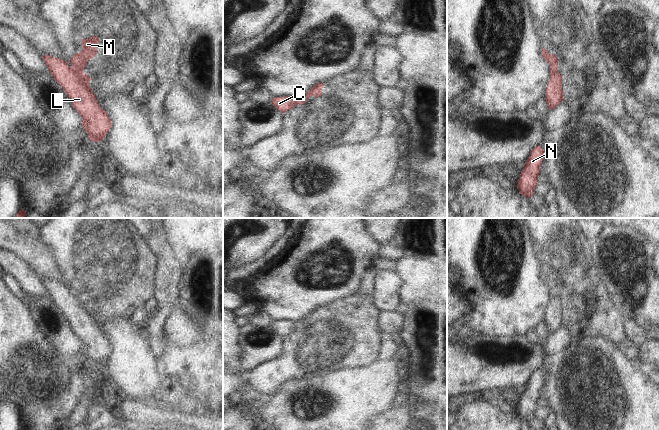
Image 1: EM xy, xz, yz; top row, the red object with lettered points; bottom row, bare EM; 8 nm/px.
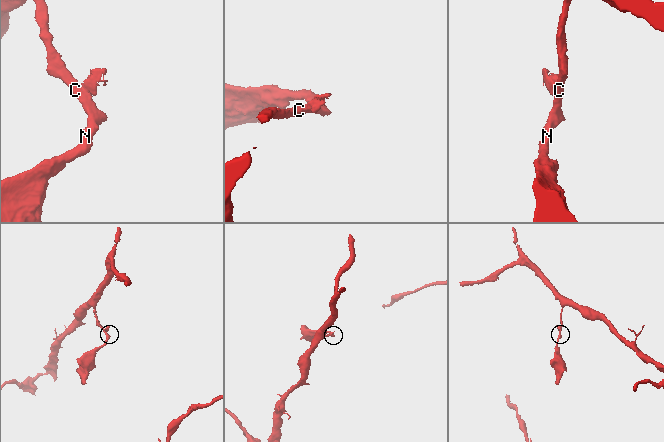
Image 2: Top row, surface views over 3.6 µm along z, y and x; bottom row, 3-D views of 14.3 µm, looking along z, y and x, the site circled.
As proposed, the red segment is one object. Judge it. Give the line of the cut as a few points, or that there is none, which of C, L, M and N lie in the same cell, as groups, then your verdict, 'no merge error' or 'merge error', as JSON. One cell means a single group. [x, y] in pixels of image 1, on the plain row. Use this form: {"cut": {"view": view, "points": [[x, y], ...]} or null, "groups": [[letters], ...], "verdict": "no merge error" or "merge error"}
{"cut": {"view": "xy", "points": [[72, 290], [82, 295]]}, "groups": [["C", "L", "N"], ["M"]], "verdict": "merge error"}

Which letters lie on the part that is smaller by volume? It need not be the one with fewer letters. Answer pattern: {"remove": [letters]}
{"remove": ["M"]}

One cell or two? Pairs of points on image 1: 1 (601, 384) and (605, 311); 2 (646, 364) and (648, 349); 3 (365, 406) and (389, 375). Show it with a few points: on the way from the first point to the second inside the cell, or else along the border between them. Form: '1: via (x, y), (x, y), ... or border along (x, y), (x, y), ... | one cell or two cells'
1: border along (603, 336), (610, 339), (622, 352) | two cells
2: via (648, 360), (648, 353) | one cell
3: via (366, 398), (381, 383) | one cell

